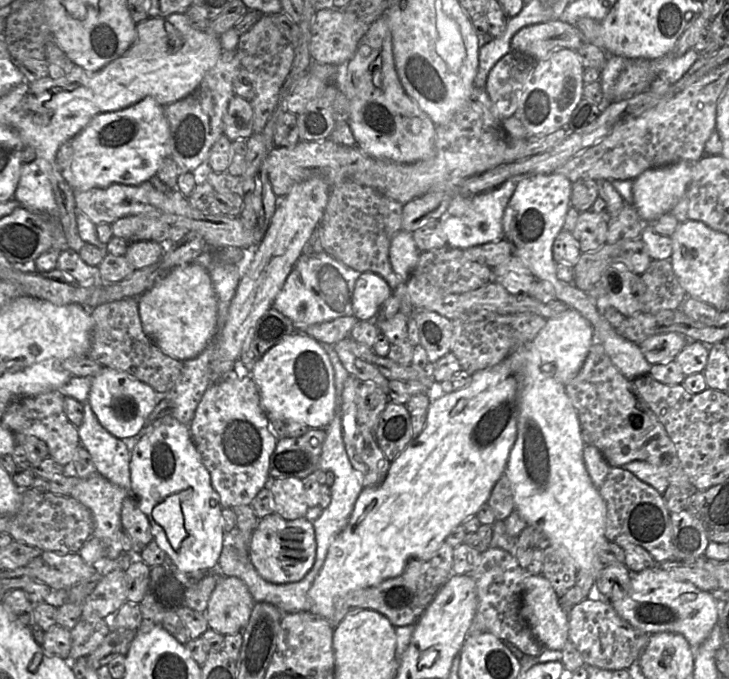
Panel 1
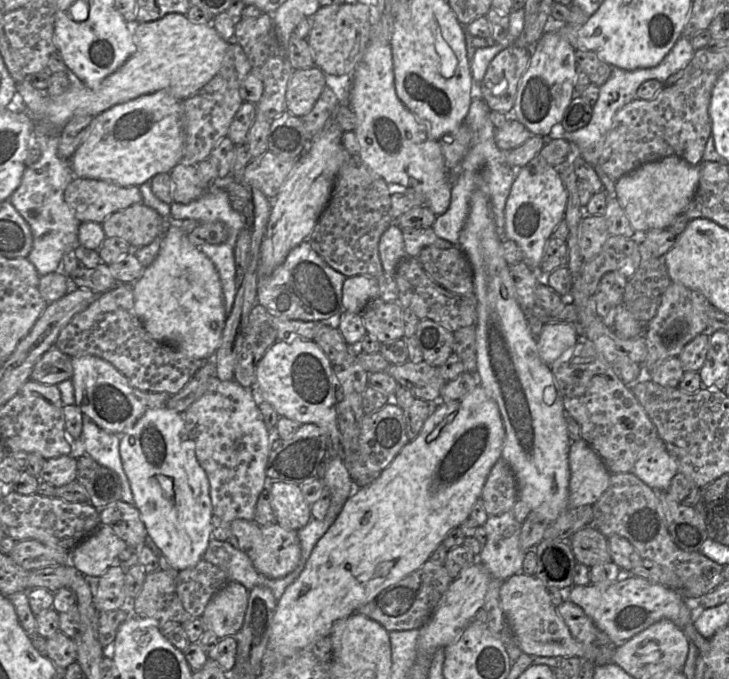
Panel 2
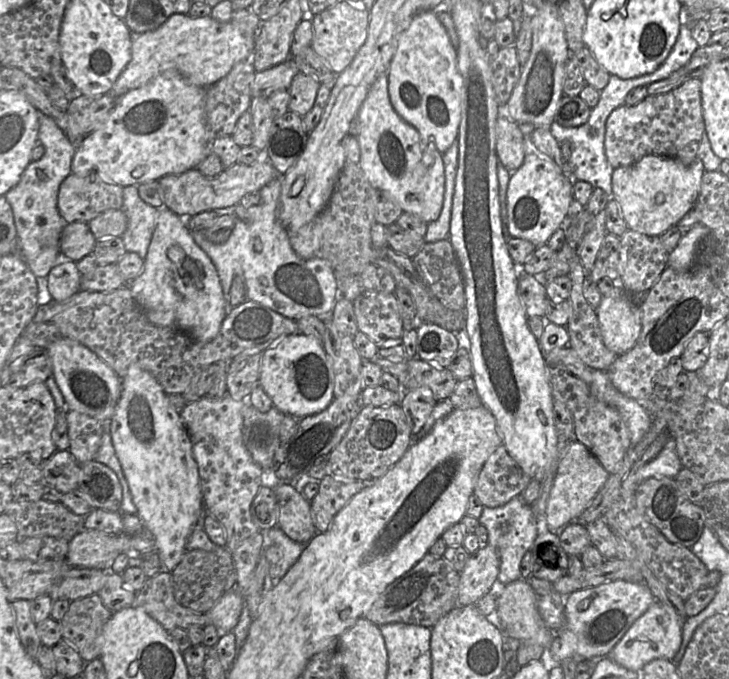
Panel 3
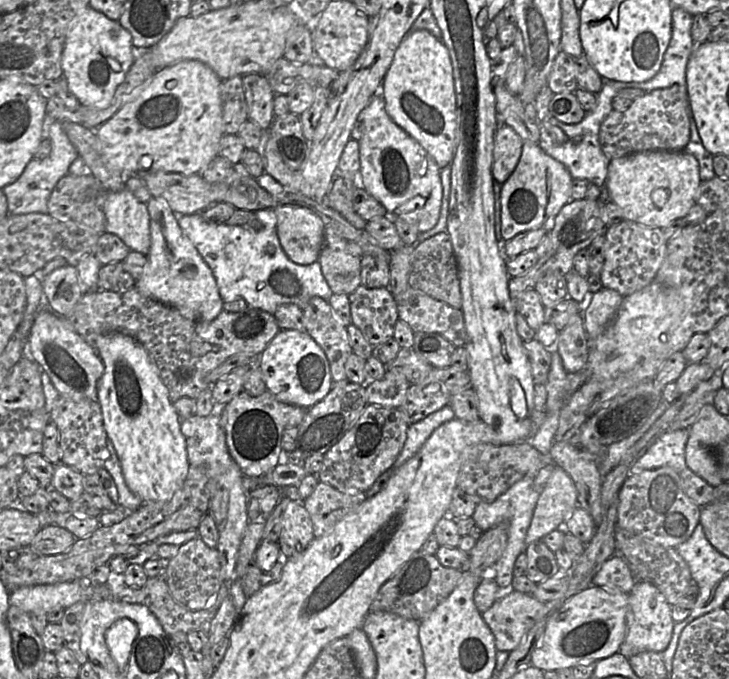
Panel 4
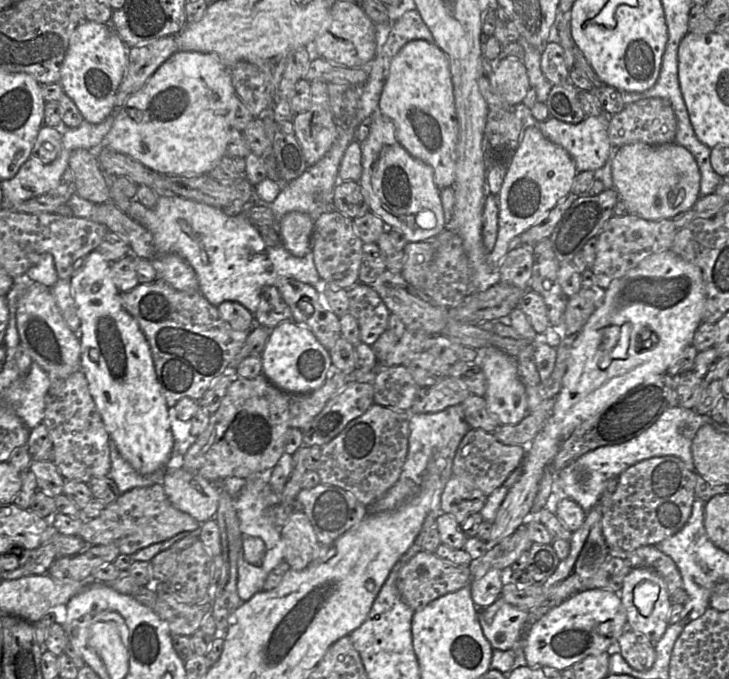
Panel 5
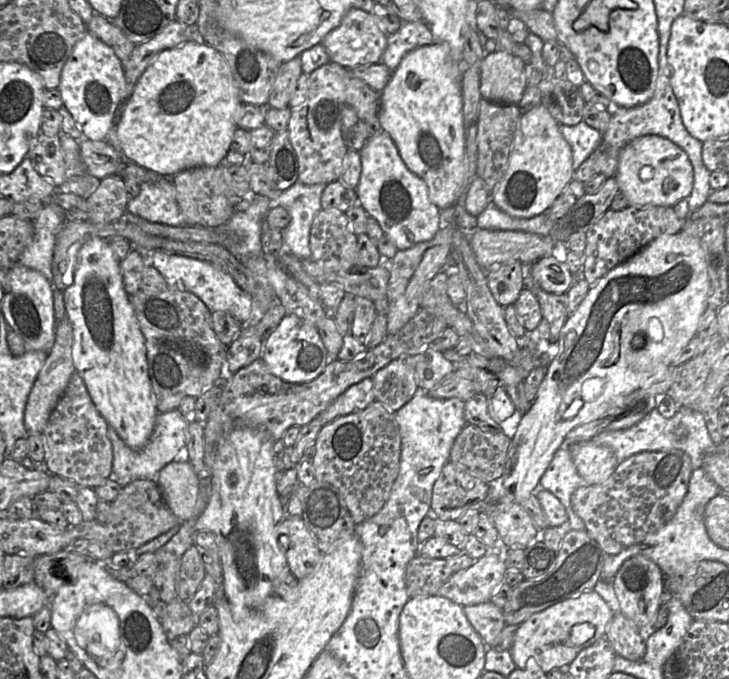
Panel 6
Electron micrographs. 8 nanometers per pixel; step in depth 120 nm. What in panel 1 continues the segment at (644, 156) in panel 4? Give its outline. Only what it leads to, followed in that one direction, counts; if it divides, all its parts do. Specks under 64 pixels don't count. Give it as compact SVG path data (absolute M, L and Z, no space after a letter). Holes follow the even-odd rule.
M677 162L674 164L651 168L633 180L633 206L639 216L646 222L652 222L661 215L670 213L671 209L683 197L692 179L693 162Z

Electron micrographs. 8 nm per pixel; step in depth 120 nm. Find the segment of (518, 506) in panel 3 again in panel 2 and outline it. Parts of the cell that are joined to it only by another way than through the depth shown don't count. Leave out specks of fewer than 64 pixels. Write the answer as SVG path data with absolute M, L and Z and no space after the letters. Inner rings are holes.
M512 510L501 515L488 516L483 526L487 532L487 541L478 556L478 560L486 567L491 577L505 581L512 575L522 572L526 555L526 551L520 545L522 524L515 519Z

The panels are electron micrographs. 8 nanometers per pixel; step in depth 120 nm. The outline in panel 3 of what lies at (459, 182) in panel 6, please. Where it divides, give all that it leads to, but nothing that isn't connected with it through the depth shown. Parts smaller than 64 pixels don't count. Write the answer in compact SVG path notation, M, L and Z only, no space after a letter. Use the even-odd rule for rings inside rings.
M422 10L414 15L399 38L387 75L389 98L395 111L418 130L424 144L433 144L445 153L458 137L463 78L457 65L456 49L433 10Z

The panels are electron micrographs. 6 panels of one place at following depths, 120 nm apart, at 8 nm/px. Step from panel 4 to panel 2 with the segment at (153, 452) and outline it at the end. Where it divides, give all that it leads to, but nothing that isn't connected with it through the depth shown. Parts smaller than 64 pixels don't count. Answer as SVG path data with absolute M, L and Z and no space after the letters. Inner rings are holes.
M167 407L147 410L120 436L119 453L133 504L148 536L177 571L194 567L211 539L209 481L195 455L183 414Z

